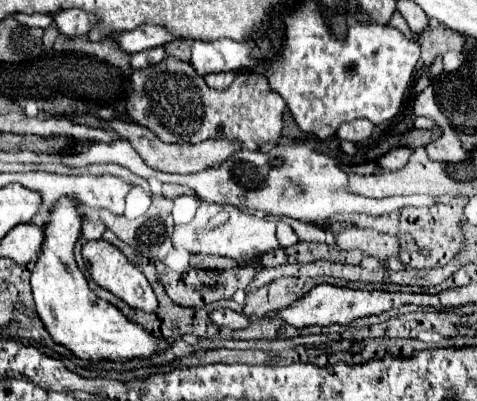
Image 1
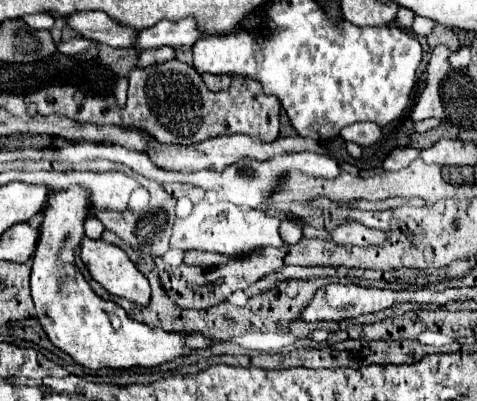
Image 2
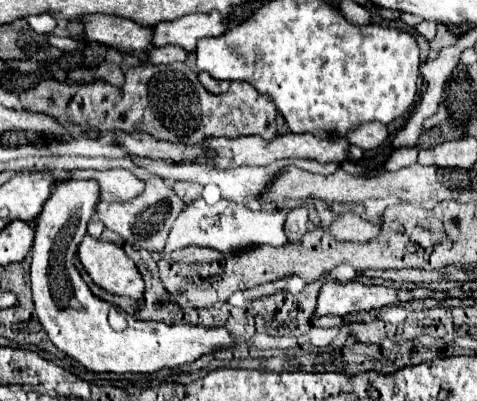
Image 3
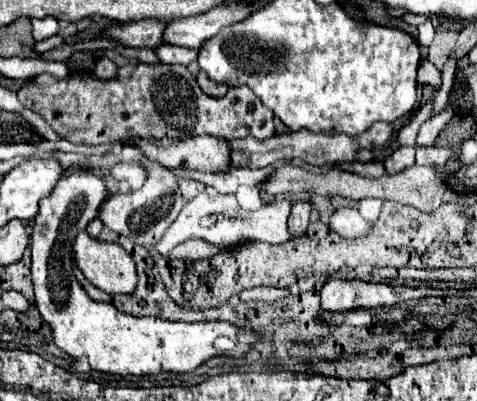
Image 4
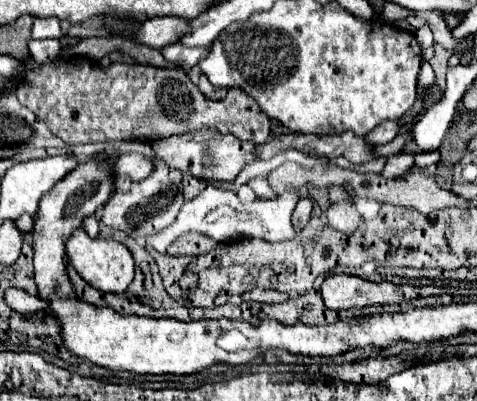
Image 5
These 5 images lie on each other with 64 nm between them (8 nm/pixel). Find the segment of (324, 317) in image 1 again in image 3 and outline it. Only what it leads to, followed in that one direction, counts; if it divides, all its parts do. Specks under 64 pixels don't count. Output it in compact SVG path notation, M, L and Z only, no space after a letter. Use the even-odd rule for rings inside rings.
M326 282L318 296L316 316L326 316L326 314L346 316L362 310L378 310L382 306L422 300L422 298L442 300L442 292L430 288L398 290L386 286L366 286L362 282L346 282L346 284Z

